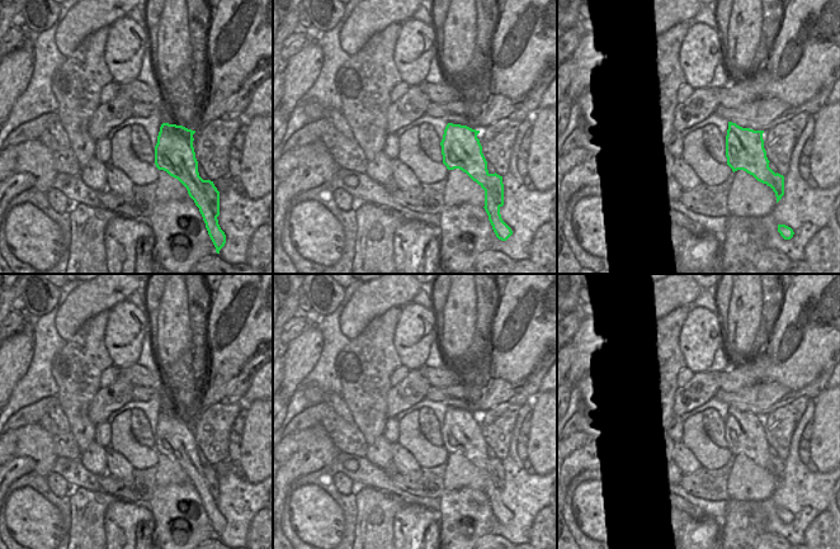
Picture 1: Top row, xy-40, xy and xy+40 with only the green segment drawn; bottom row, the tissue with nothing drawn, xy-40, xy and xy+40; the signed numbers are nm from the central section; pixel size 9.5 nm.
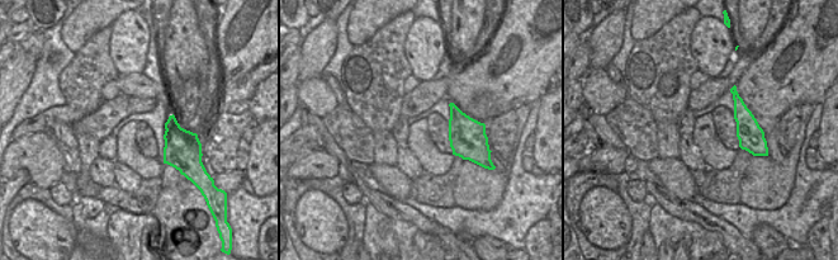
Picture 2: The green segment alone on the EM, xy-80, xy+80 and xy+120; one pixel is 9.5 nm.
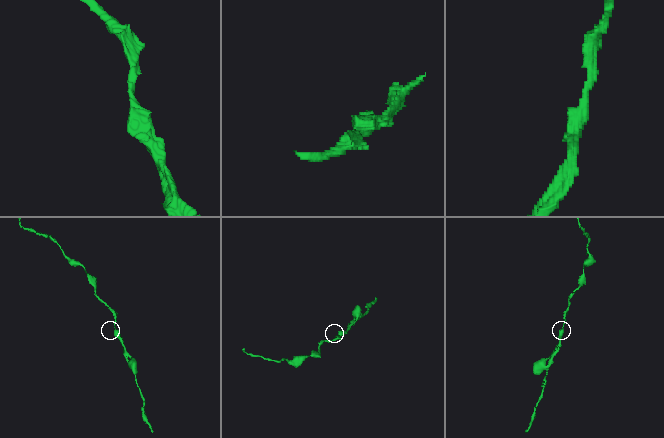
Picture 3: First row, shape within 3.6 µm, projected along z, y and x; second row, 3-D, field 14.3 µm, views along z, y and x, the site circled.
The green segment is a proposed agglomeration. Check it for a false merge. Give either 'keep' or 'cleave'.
cleave

